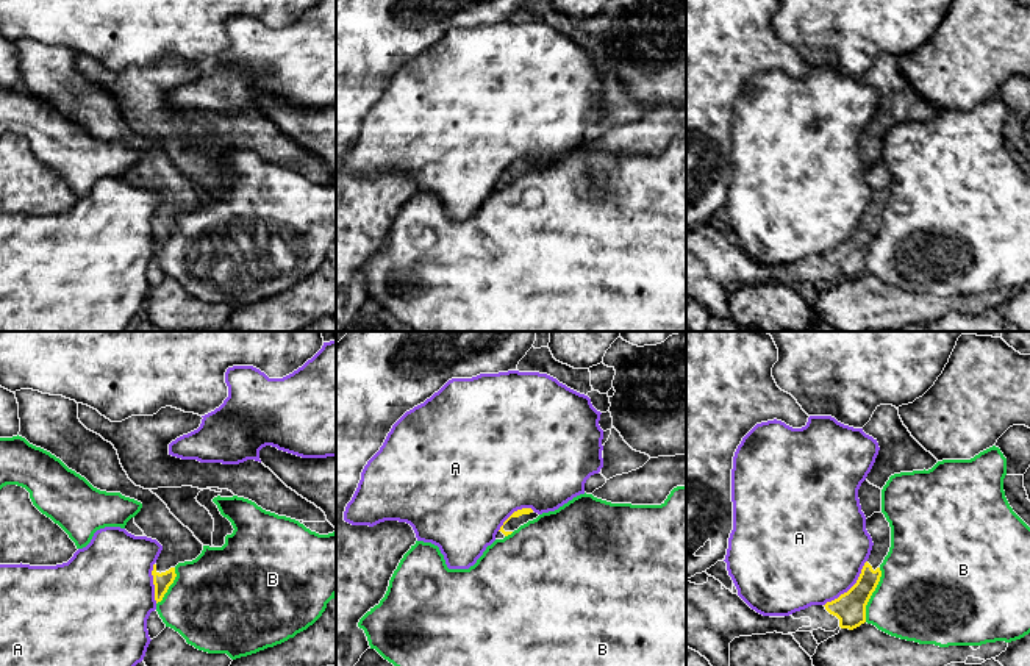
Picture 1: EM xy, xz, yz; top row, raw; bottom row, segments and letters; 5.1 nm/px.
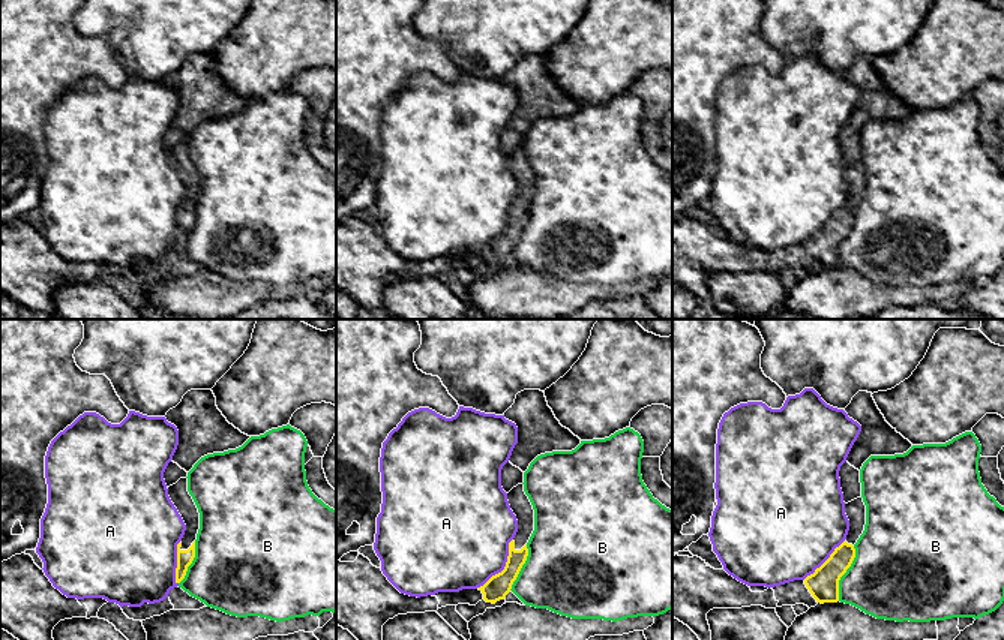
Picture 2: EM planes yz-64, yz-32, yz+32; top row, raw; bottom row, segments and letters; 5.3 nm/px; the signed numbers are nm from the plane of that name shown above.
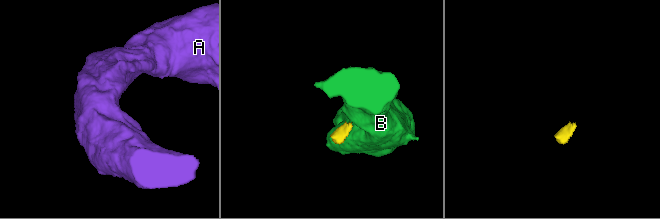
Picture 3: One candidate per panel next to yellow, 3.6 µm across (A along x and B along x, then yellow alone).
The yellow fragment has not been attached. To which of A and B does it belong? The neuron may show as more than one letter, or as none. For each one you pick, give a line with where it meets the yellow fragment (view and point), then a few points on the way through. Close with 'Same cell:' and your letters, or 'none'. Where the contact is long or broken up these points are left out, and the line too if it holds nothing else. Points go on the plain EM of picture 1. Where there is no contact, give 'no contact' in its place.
Same cell: none

